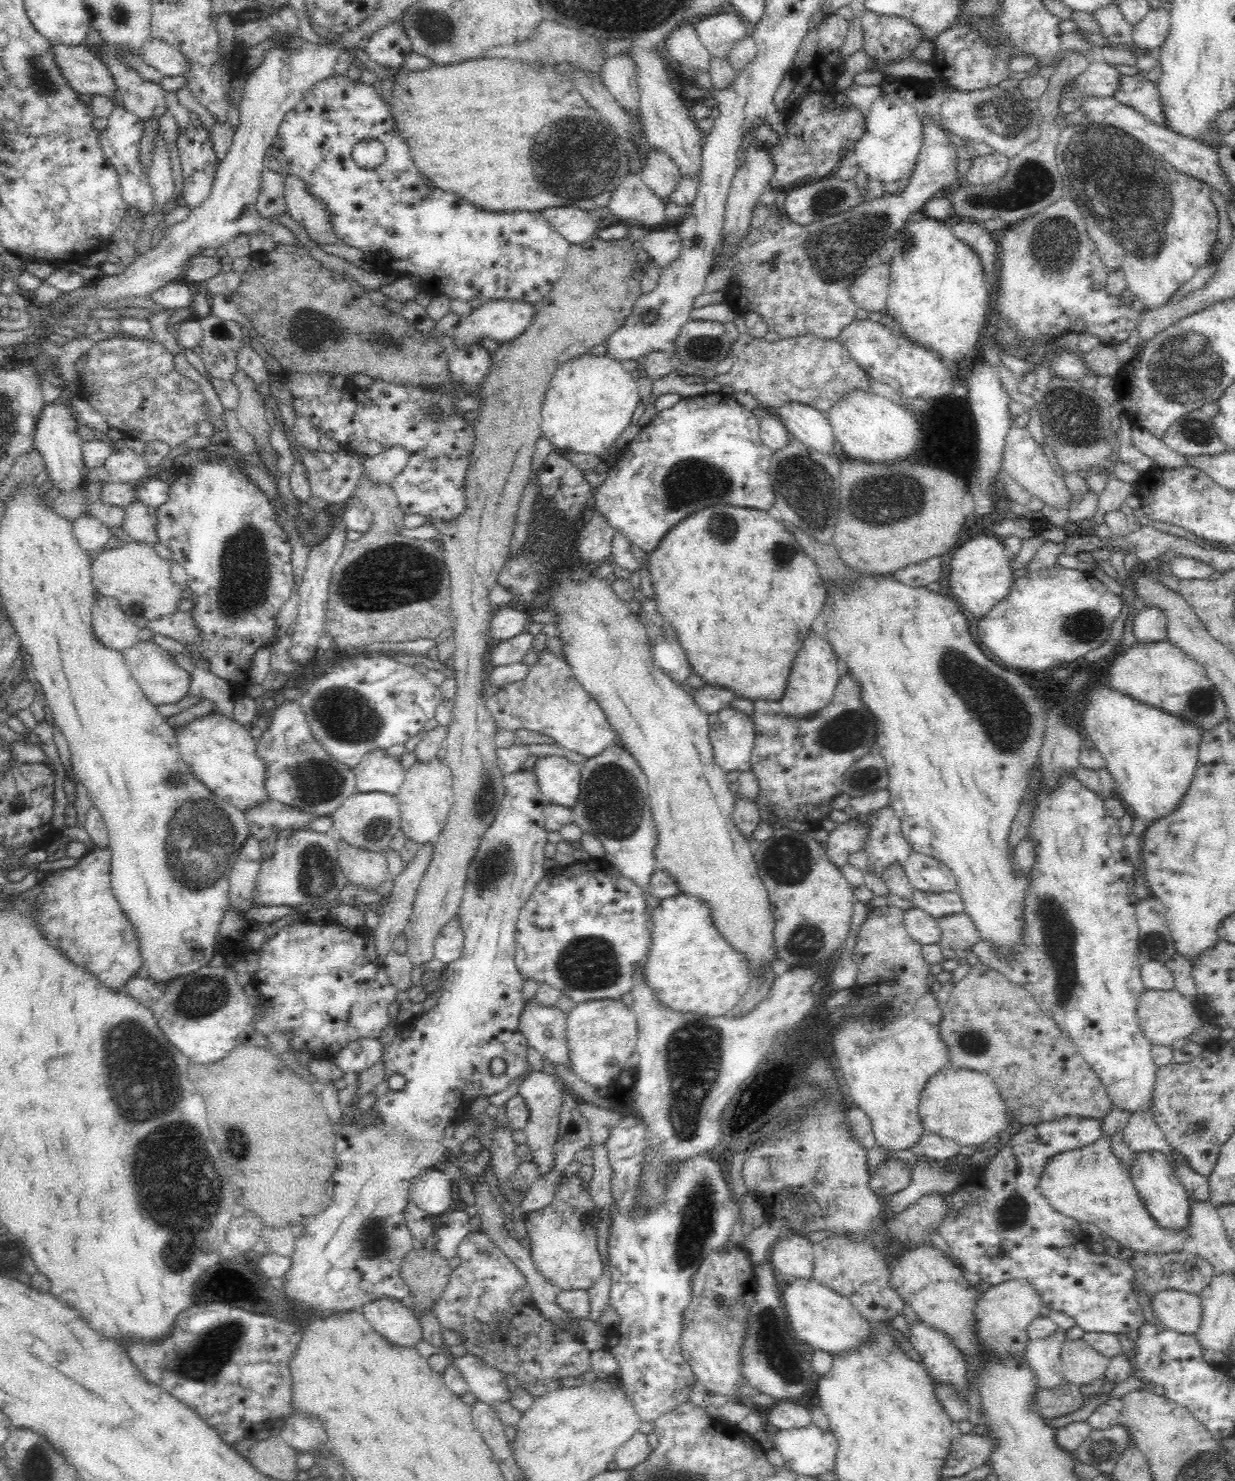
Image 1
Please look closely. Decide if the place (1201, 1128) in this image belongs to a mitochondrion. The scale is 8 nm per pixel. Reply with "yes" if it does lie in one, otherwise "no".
yes

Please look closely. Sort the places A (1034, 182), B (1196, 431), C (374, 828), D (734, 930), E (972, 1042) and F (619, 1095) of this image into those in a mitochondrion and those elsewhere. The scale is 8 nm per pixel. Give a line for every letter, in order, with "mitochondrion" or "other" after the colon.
A: mitochondrion
B: mitochondrion
C: mitochondrion
D: other
E: mitochondrion
F: other

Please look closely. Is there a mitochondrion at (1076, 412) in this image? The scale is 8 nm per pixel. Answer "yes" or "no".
yes

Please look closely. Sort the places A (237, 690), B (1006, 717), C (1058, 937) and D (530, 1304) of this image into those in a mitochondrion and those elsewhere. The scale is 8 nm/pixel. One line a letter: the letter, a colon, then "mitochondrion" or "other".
A: other
B: mitochondrion
C: mitochondrion
D: other

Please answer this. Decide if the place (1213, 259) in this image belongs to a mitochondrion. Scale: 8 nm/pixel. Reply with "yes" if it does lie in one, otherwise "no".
no

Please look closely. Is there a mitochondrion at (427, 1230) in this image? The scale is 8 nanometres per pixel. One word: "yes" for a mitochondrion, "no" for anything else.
no

